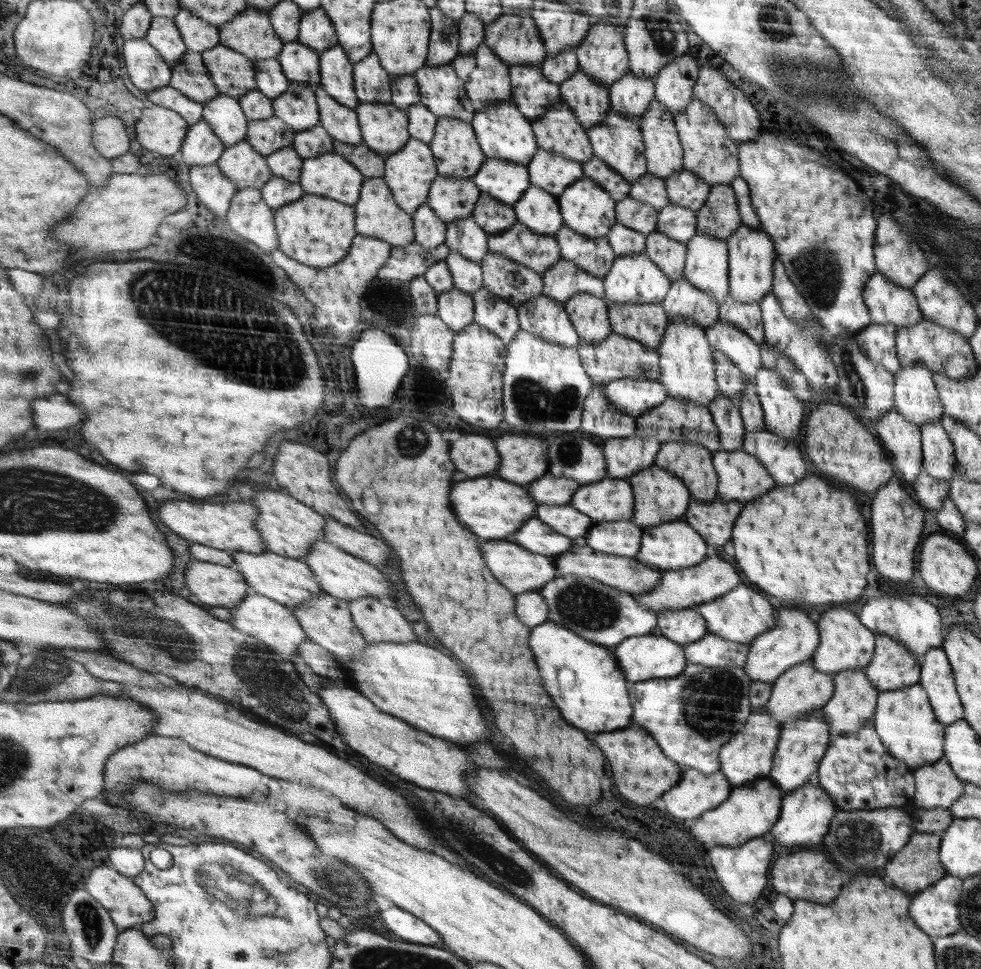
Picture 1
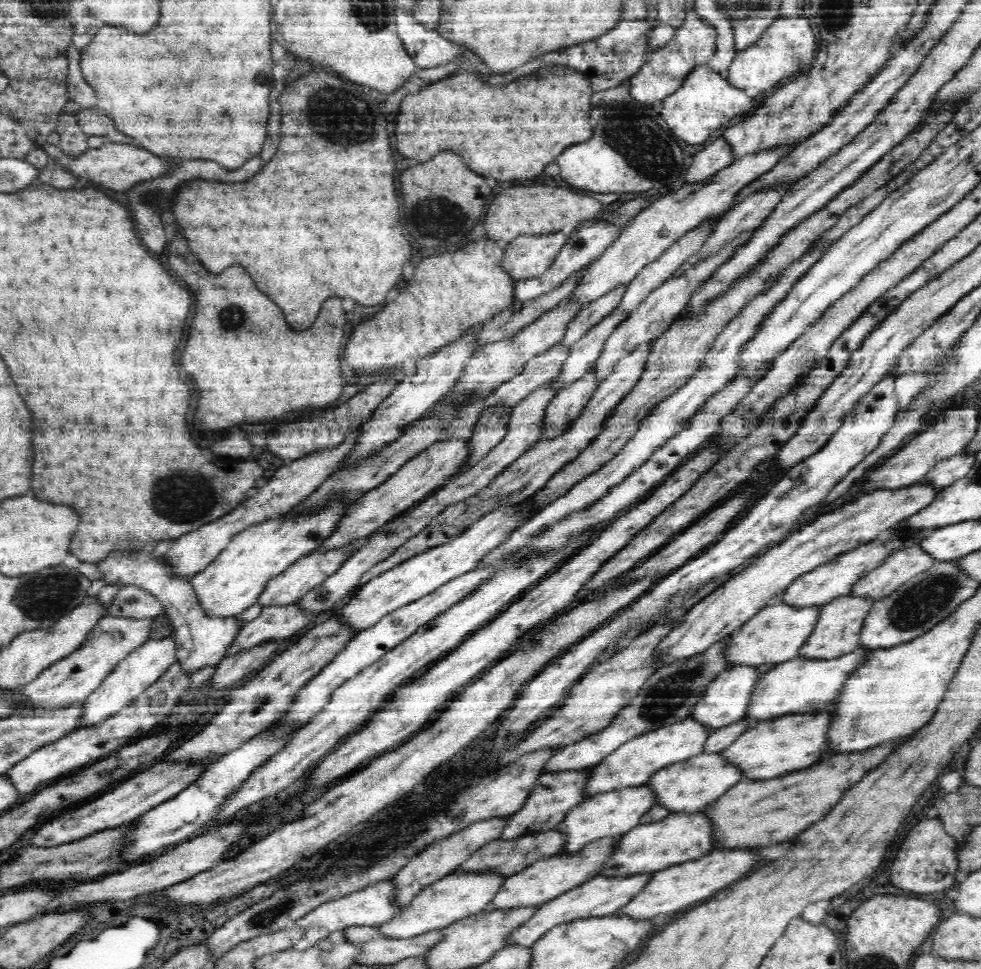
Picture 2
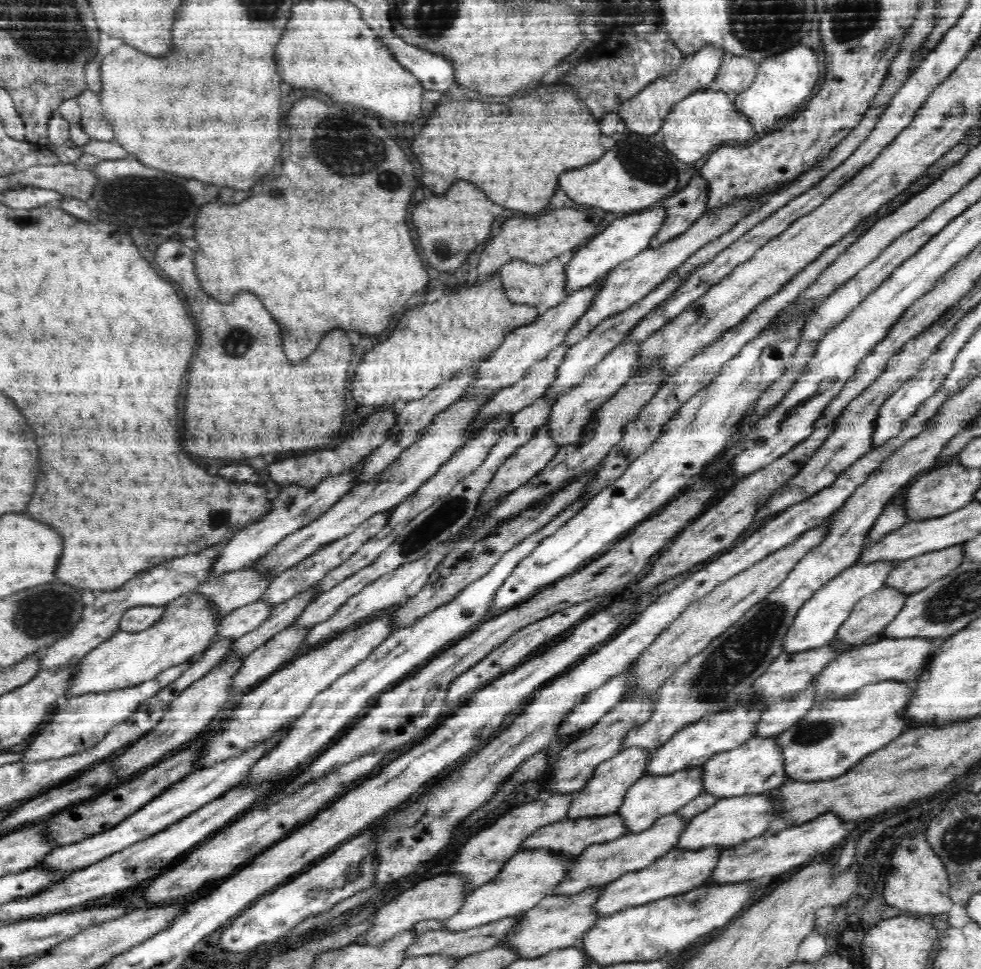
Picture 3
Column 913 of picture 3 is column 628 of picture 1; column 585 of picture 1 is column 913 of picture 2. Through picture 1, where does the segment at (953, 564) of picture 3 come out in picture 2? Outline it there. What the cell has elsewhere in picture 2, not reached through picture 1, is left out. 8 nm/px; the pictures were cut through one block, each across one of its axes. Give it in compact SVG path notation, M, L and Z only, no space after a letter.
M918 544L898 549L886 560L867 572L851 588L850 594L878 600L900 588L907 580L932 568L936 560L924 552Z

